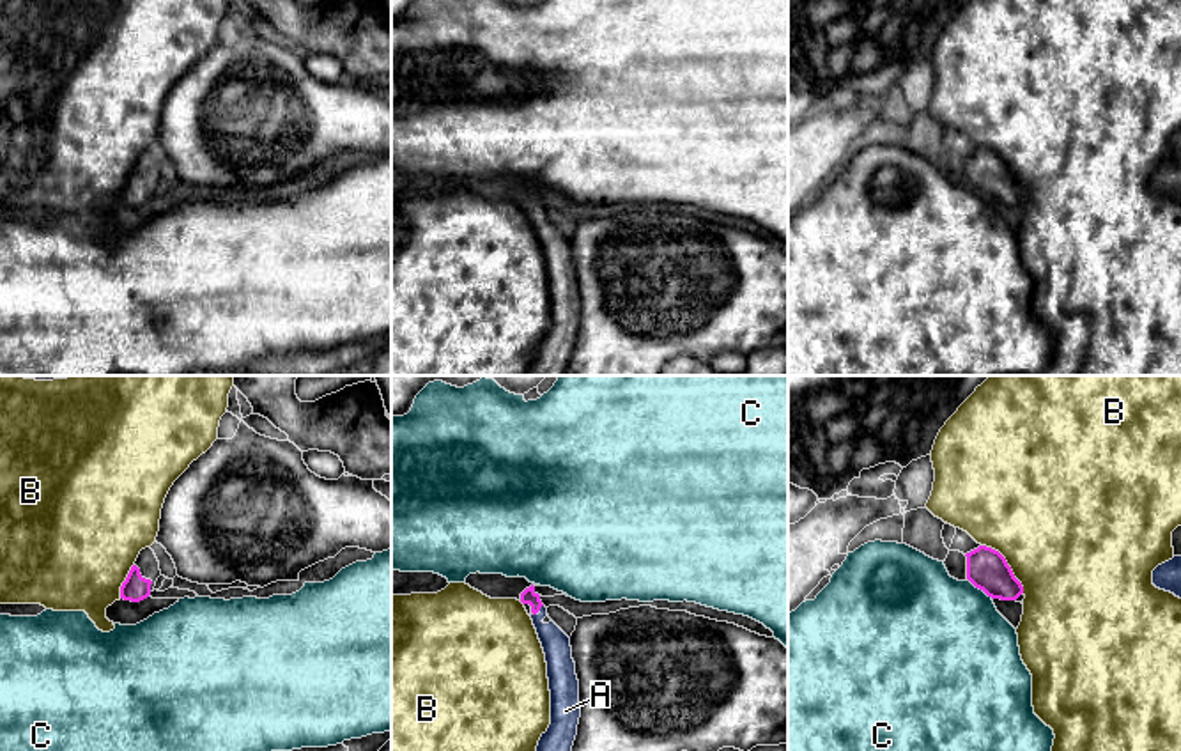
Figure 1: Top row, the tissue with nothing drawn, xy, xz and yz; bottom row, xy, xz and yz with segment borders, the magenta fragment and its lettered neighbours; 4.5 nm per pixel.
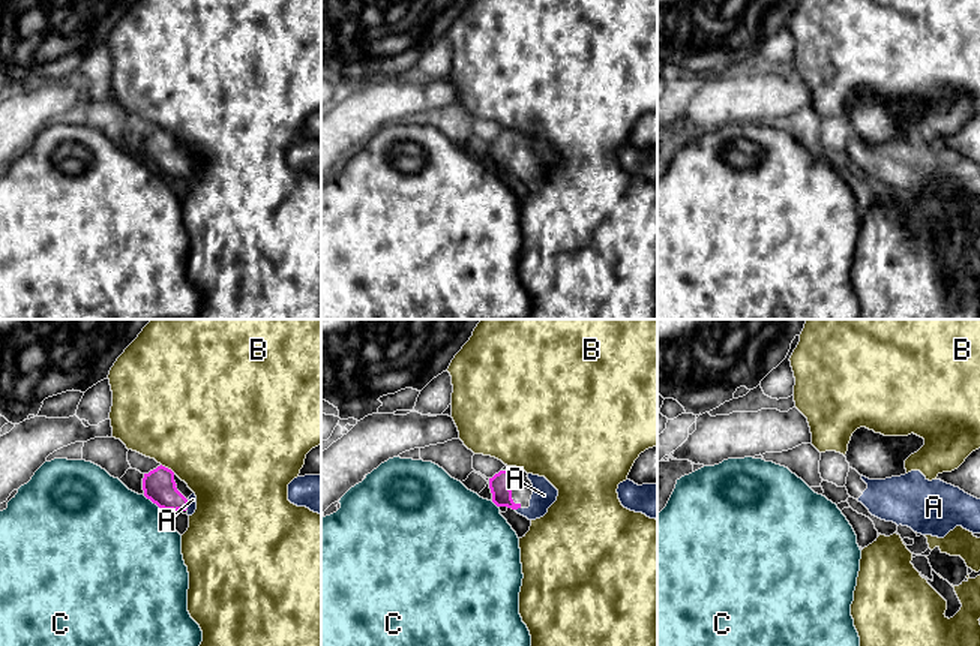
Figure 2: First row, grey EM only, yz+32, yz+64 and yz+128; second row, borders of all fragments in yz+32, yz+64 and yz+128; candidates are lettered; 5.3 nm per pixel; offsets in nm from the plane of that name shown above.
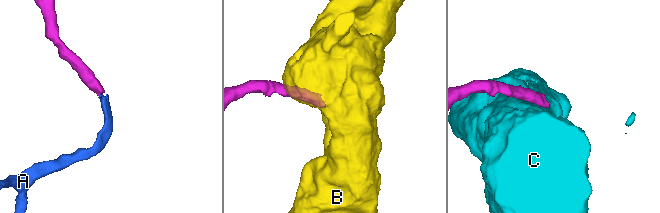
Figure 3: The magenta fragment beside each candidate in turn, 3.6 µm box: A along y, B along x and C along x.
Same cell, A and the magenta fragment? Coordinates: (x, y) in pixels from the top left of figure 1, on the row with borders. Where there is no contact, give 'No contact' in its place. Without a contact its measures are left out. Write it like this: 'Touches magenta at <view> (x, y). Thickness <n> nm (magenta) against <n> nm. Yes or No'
Touches magenta at xz (540, 606). Thickness 70 nm (magenta) against 130 nm. Yes

